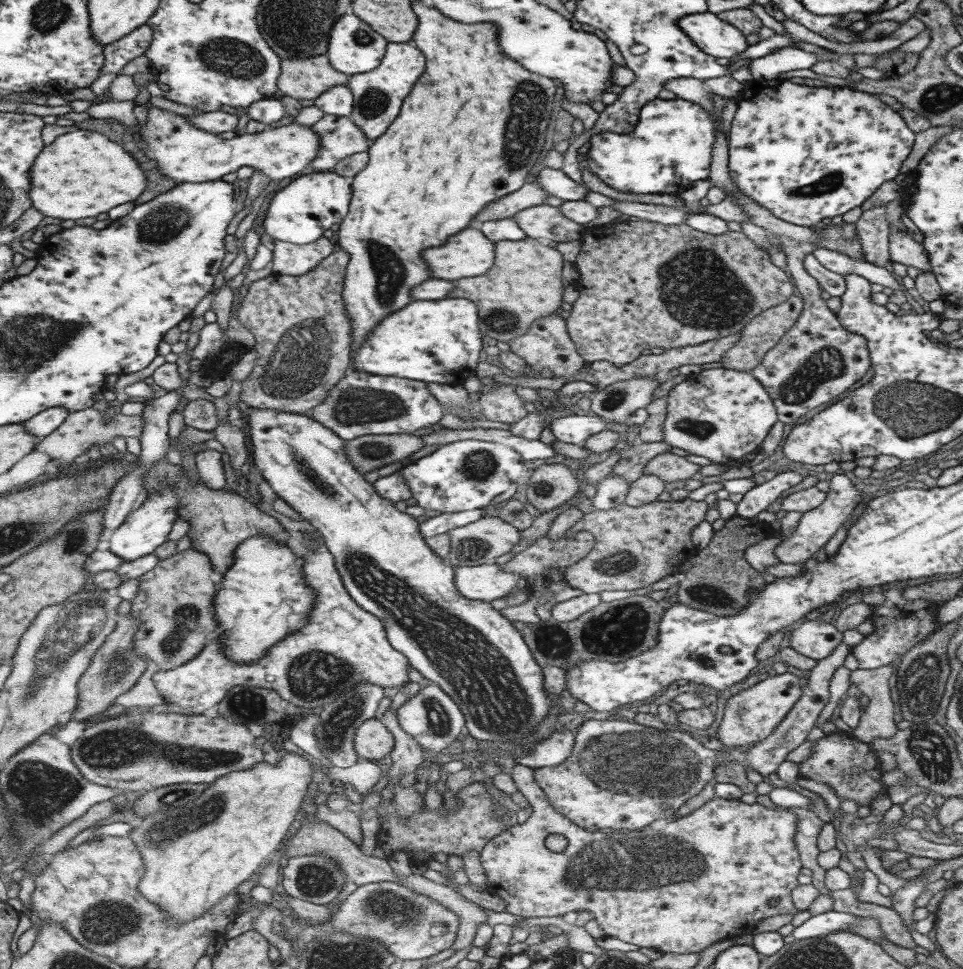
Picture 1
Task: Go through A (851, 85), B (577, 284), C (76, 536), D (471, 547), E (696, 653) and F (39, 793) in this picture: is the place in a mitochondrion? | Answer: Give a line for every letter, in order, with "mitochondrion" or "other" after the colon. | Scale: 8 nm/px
A: other
B: other
C: mitochondrion
D: mitochondrion
E: other
F: mitochondrion

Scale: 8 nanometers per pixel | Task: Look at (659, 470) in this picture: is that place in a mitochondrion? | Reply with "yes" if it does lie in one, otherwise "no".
no

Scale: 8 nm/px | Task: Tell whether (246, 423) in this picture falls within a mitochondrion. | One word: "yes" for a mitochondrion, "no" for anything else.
no

